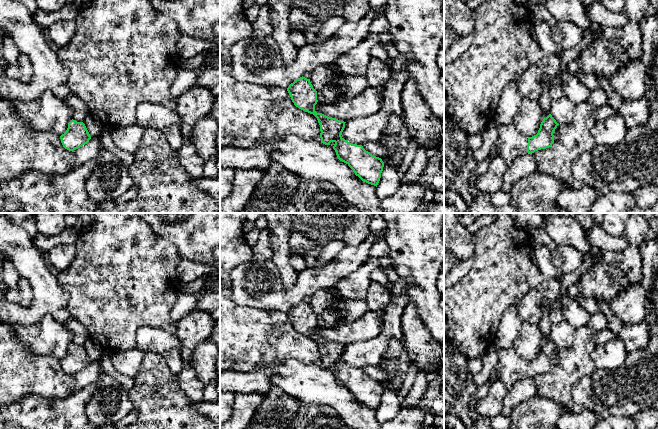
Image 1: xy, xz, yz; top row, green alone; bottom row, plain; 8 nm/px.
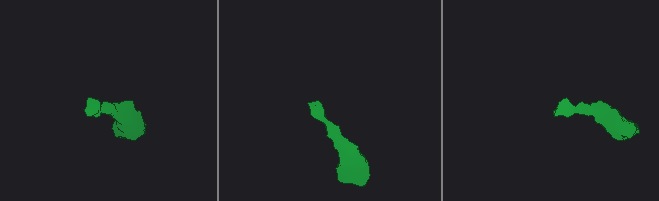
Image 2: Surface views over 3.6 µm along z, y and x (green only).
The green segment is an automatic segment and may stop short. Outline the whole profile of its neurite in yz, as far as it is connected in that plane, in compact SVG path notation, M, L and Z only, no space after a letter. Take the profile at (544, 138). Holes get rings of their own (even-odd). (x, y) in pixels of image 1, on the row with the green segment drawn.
M549 114L541 122L538 133L532 137L522 135L512 124L501 125L492 121L488 126L490 125L494 125L498 132L497 154L509 165L520 155L532 154L535 151L551 147L554 142L553 133L559 124Z

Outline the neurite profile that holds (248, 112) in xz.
M222 63L220 66L220 149L227 146L242 149L255 147L261 138L297 137L307 141L317 140L321 133L317 118L296 107L287 89L238 81L231 72L232 64Z

